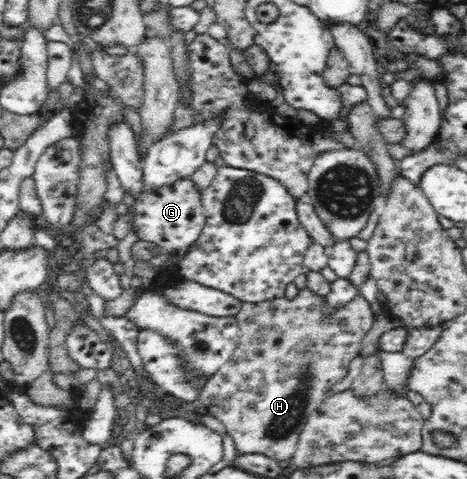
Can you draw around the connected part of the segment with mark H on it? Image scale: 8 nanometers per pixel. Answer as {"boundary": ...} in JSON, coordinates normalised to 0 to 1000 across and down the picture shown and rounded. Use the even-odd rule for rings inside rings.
{"boundary":[[[660,601],[642,603],[636,618],[623,626],[610,620],[591,620],[591,624],[559,628],[548,635],[518,630],[514,649],[503,660],[514,681],[516,701],[512,704],[512,716],[505,722],[499,743],[478,766],[467,768],[467,775],[458,779],[458,783],[452,783],[443,791],[437,808],[428,814],[428,825],[411,839],[428,868],[458,868],[480,885],[486,904],[501,916],[503,933],[510,944],[557,946],[591,962],[621,960],[634,942],[640,908],[655,883],[660,866],[685,852],[692,837],[702,827],[711,825],[711,820],[702,818],[702,812],[741,783],[749,754],[769,741],[769,729],[773,727],[773,712],[777,710],[779,697],[788,695],[790,687],[797,687],[803,660],[792,643],[792,633],[773,618],[771,612],[749,628],[749,633],[741,633],[737,641],[728,641],[728,645],[707,645],[696,635],[692,618],[668,612]]]}

